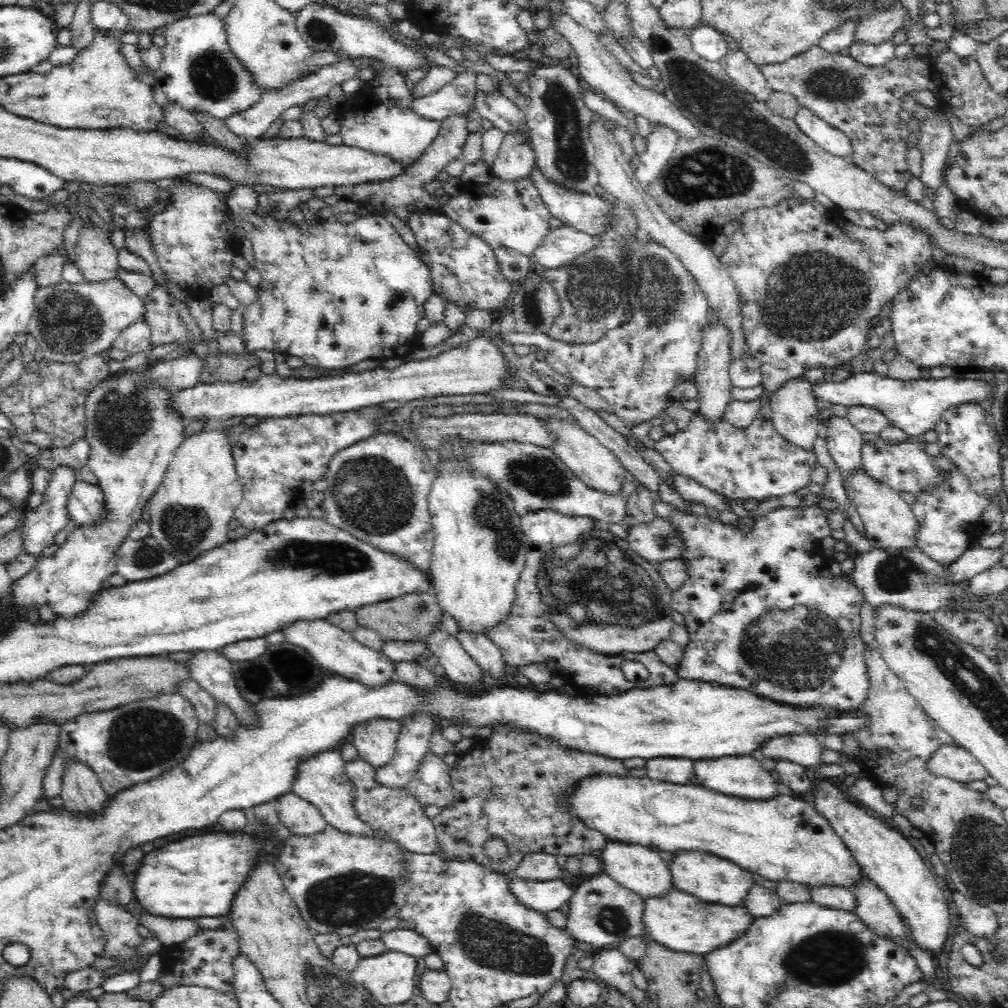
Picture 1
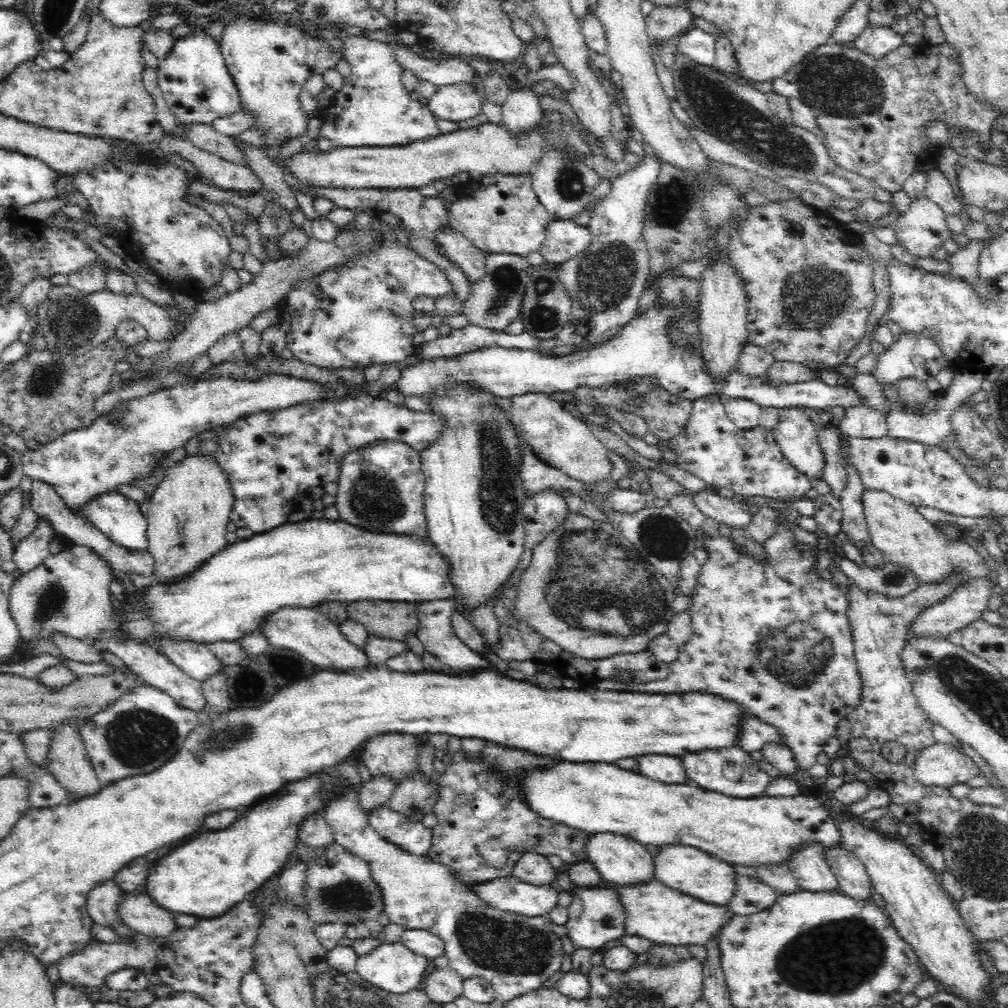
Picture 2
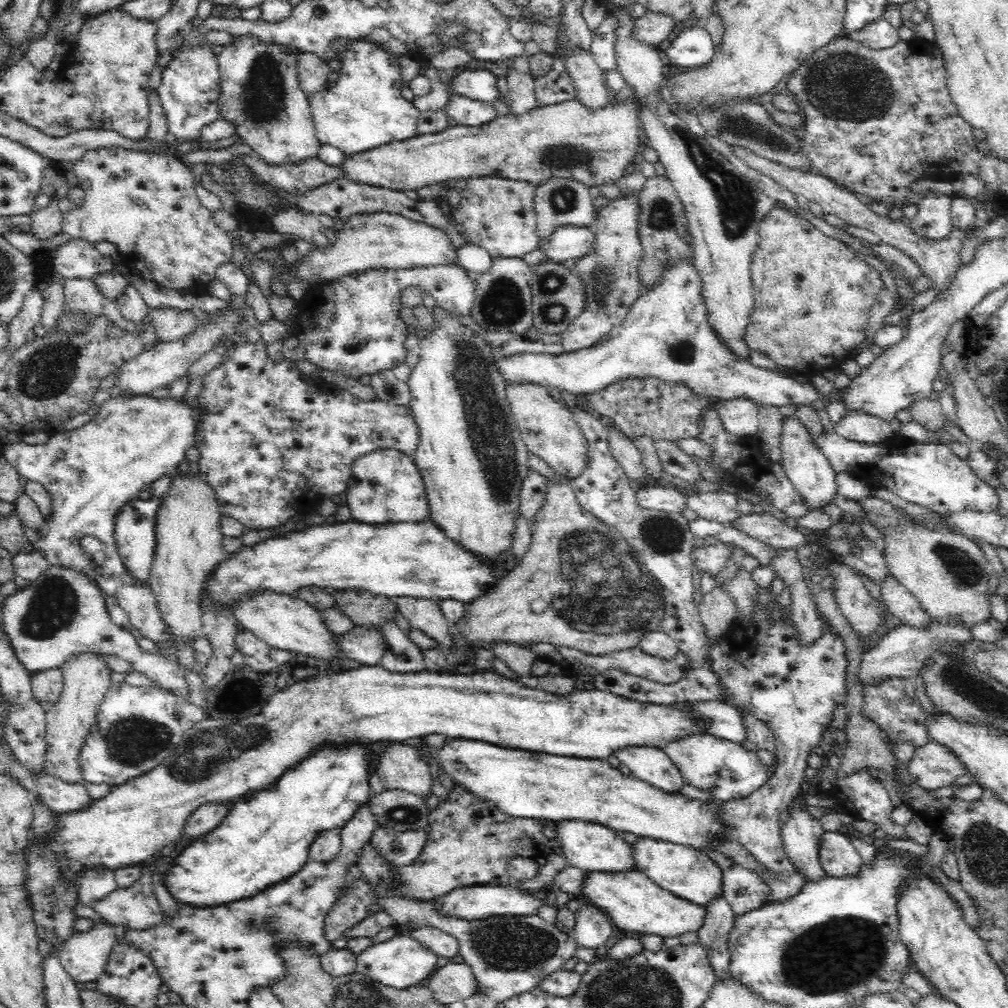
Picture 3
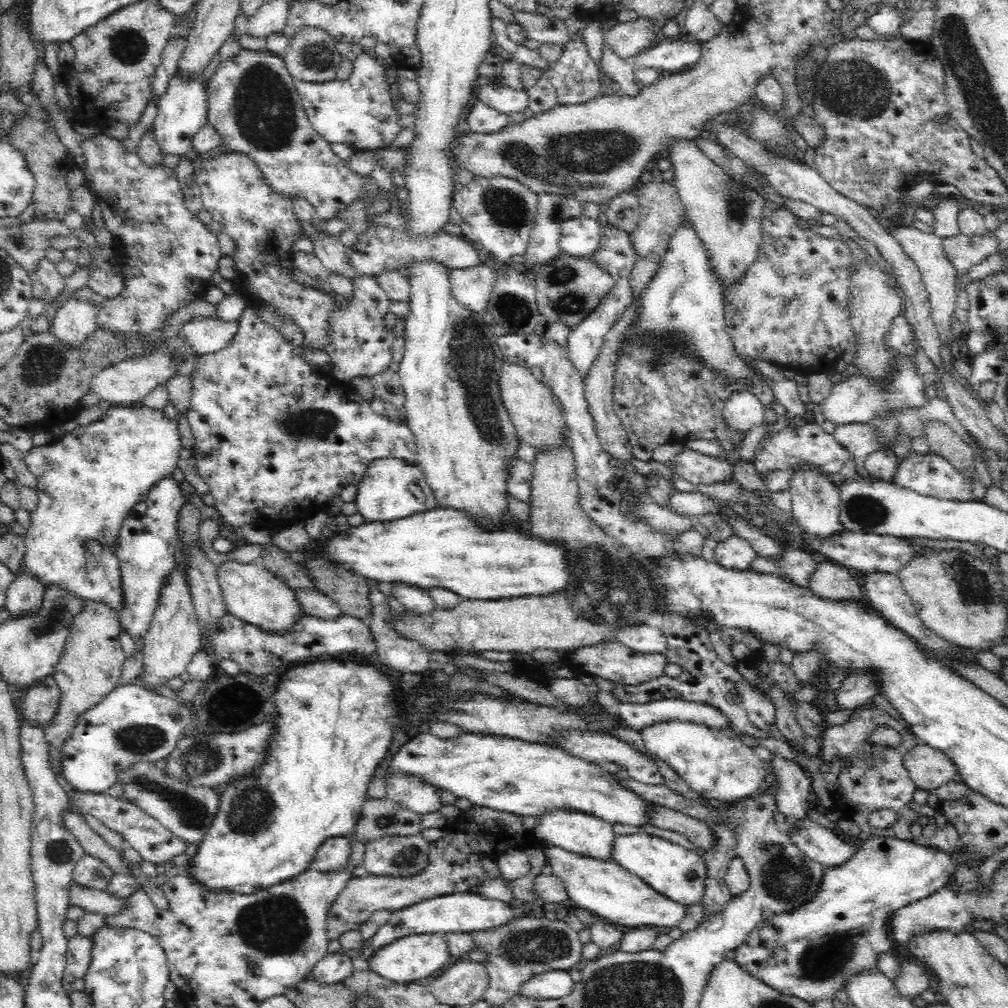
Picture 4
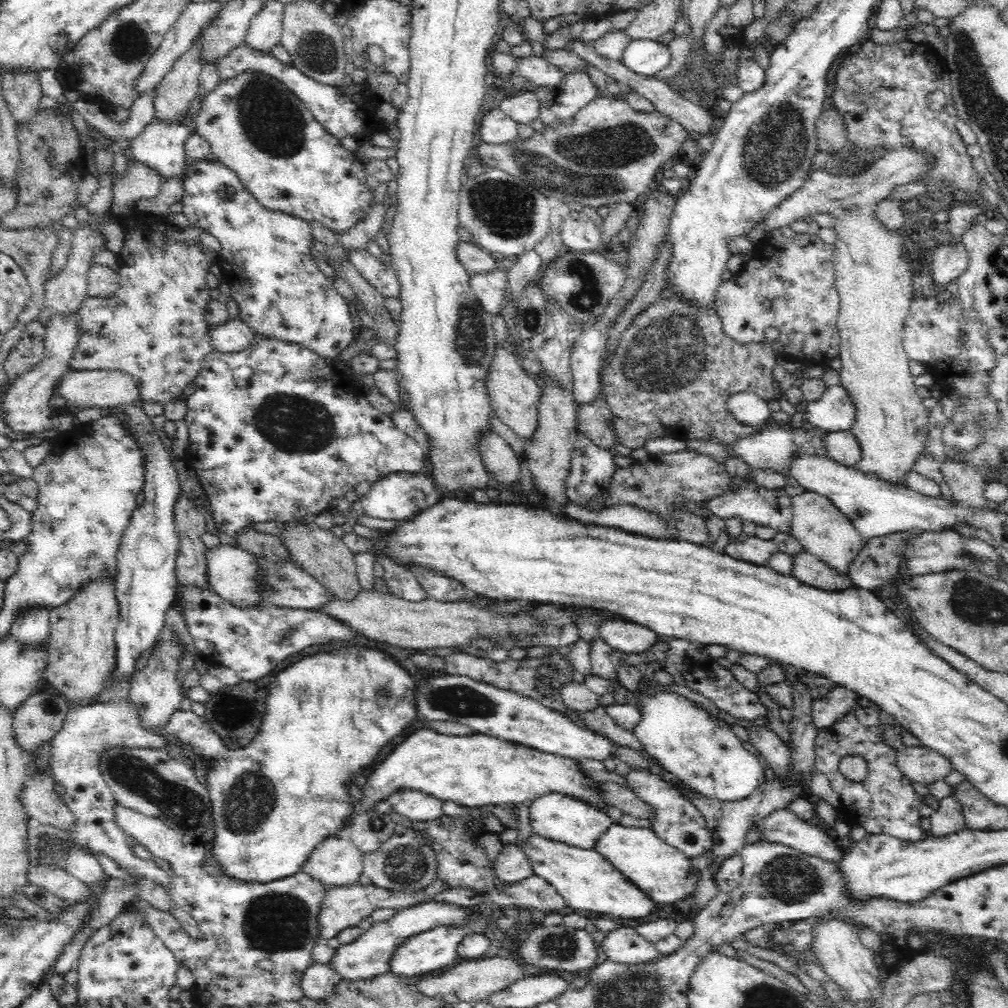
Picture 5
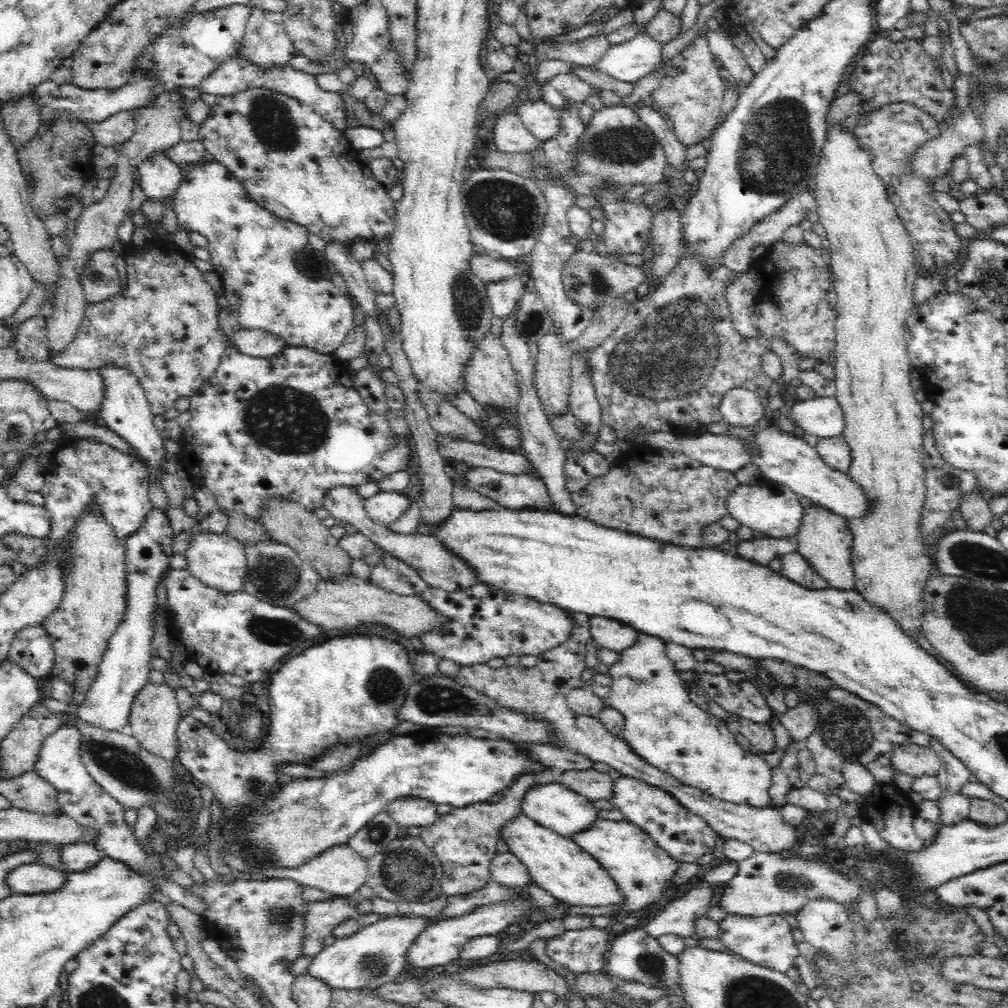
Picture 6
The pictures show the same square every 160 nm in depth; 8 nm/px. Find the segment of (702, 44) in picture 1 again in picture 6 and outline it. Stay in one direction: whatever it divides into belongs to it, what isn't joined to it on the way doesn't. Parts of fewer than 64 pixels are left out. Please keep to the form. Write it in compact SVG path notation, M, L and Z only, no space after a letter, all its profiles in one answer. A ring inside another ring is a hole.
M640 32L626 42L610 45L603 52L603 55L600 56L599 60L593 64L593 67L594 70L598 70L602 74L607 74L614 80L633 83L652 72L653 66L662 60L660 53L661 43L656 42L656 40L648 36L645 32Z

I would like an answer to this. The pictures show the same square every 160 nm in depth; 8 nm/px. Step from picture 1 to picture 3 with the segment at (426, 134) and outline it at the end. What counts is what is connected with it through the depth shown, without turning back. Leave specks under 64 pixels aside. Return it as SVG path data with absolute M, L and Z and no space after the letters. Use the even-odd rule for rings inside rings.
M372 40L349 42L341 63L339 78L332 88L307 94L310 115L318 141L342 150L346 156L366 153L393 141L416 136L420 112L401 93L398 54L385 52Z

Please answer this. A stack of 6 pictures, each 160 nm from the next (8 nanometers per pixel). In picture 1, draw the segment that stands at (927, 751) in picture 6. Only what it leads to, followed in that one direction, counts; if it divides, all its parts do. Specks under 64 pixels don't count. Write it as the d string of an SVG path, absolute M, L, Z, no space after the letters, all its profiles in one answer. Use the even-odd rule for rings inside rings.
M941 745L926 759L925 769L940 779L949 778L960 784L984 780L989 776L971 752L956 745Z

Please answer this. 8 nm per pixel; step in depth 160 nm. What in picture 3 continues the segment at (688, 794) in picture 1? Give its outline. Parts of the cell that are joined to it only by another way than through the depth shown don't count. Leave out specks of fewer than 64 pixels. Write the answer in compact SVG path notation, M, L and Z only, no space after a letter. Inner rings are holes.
M464 738L450 739L442 748L432 748L425 743L417 748L417 754L426 764L436 764L457 786L465 788L479 800L491 804L512 818L538 819L542 822L582 819L610 827L619 833L631 832L642 838L664 839L698 850L709 848L709 840L714 835L727 837L715 818L718 806L715 800L705 802L701 795L690 799L680 793L662 792L641 780L625 776L604 759L576 758L570 755L548 754L546 751L506 748Z

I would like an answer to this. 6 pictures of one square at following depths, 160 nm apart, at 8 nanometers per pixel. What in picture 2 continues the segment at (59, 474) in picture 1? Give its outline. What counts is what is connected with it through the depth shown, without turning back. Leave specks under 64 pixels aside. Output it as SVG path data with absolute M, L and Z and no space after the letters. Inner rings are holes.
M38 520L38 528L14 545L13 561L21 575L28 574L51 555L48 545L54 536L49 526Z

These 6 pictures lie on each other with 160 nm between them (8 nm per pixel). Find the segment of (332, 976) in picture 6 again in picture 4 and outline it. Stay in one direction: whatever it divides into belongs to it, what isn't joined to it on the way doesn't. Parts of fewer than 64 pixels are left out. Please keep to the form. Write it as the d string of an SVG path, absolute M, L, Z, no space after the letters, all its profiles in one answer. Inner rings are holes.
M460 892L446 894L442 897L429 898L414 903L402 910L393 912L386 924L379 926L376 934L360 948L361 962L369 962L370 958L384 946L392 944L398 938L413 934L432 934L450 932L484 932L490 928L504 925L513 919L515 903L506 903L498 899L489 899L478 893Z

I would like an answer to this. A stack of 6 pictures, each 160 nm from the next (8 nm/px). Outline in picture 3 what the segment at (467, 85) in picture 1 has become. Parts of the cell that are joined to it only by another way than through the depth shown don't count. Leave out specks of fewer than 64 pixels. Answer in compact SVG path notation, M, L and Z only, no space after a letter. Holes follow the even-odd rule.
M450 93L450 100L443 112L456 123L468 127L480 127L497 118L495 106L457 93Z

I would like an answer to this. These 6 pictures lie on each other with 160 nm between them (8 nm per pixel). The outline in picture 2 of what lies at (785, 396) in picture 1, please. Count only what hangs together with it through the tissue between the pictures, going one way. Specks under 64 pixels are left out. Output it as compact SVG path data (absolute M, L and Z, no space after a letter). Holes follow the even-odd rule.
M782 409L780 422L772 430L784 458L810 482L824 477L825 454L822 453L815 424L803 410Z

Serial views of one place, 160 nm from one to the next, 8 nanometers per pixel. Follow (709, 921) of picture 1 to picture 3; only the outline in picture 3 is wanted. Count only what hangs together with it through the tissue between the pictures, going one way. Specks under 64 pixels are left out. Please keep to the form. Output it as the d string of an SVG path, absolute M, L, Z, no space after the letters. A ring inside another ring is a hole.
M636 869L625 871L587 871L586 878L579 889L587 904L595 906L604 913L616 928L626 932L644 935L655 934L664 938L679 937L686 931L696 931L703 925L705 910L703 906L692 904L664 890L646 874Z

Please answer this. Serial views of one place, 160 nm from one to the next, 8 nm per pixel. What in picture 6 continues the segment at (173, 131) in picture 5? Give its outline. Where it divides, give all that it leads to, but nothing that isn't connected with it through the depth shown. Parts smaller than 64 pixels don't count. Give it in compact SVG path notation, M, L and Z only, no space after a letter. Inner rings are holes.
M166 153L144 162L139 168L138 187L149 202L160 202L173 197L181 186L184 172L166 159Z

